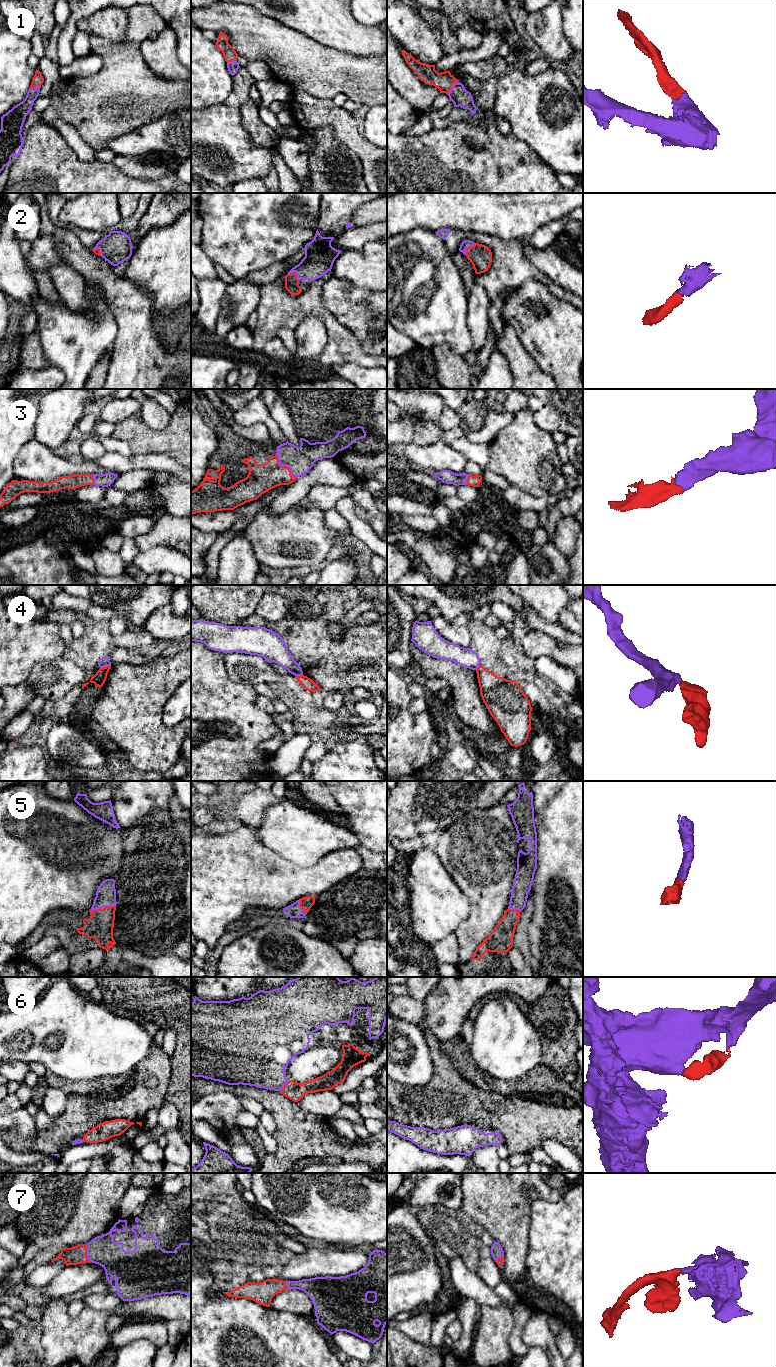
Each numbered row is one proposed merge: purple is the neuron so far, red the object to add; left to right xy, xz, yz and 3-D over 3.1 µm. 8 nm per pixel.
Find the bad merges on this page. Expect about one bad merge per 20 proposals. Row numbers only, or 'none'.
4

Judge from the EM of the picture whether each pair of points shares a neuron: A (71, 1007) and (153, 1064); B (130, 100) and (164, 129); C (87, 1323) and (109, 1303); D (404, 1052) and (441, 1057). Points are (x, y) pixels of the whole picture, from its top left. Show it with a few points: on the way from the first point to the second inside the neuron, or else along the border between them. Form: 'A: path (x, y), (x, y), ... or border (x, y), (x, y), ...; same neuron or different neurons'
A: border (154, 1044), (149, 1054), (133, 1070); different neurons
B: border (175, 111), (154, 118), (132, 131); different neurons
C: border (123, 1302), (113, 1311), (97, 1311), (85, 1306); different neurons
D: border (431, 1056), (433, 1059); different neurons

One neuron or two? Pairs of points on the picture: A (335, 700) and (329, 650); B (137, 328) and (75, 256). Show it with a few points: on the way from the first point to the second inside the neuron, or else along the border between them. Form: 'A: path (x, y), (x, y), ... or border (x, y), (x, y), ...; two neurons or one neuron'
A: border (325, 693), (339, 694); two neurons
B: path (132, 309), (94, 270); one neuron

